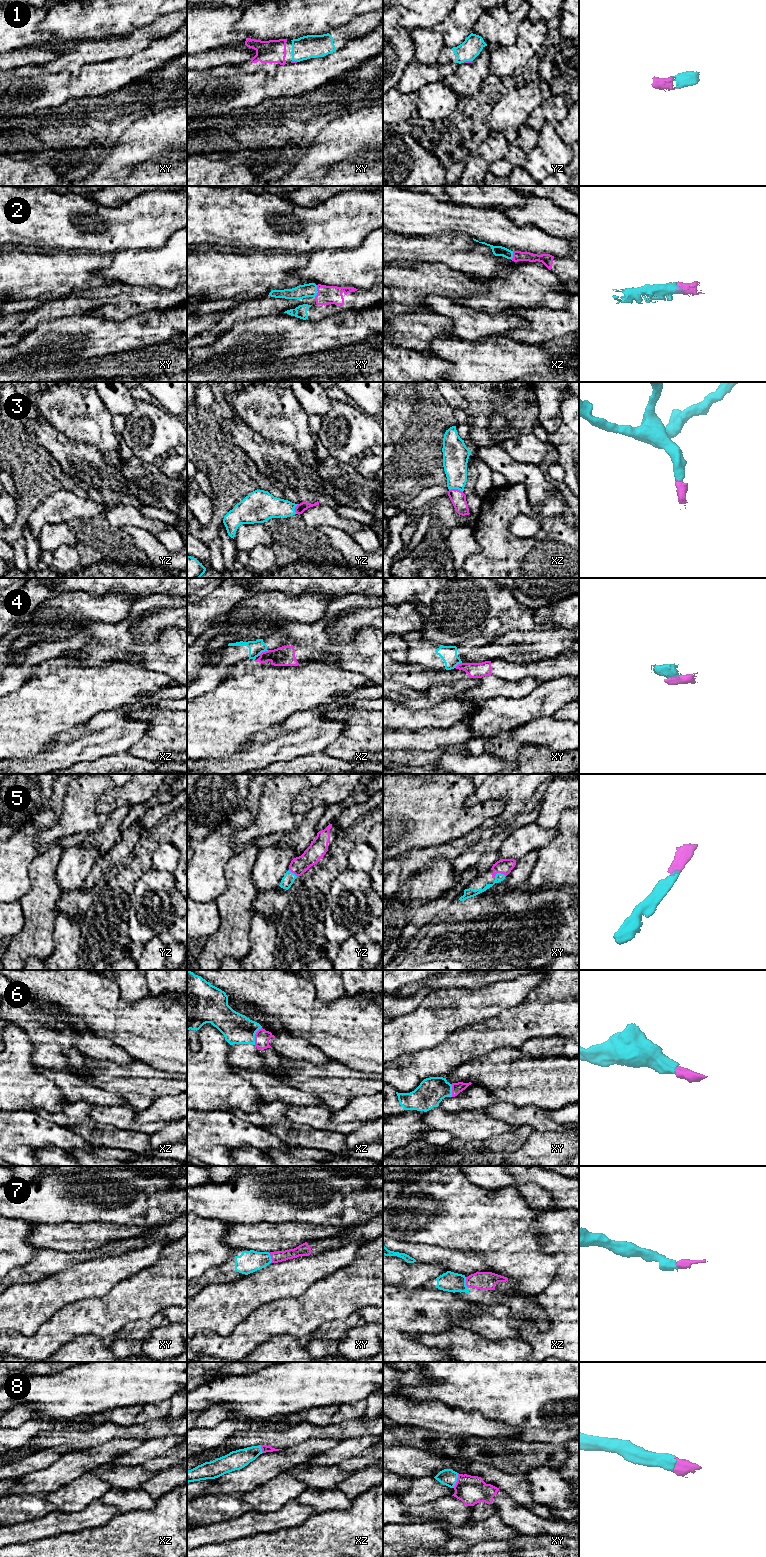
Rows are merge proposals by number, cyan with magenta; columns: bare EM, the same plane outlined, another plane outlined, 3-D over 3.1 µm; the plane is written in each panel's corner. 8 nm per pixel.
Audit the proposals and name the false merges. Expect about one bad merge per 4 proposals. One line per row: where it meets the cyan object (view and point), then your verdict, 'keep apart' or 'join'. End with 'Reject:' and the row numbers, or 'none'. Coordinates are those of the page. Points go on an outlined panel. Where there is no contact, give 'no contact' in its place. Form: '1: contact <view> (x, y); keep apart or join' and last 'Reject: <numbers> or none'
1: contact yz (467, 60); join
2: contact xy (317, 291); join
3: contact xz (456, 488); join
4: contact xz (263, 651); keep apart
5: contact xy (500, 873); join
6: contact xz (254, 1036); join
7: contact xy (270, 1258); join
8: contact xy (456, 1480); join
Reject: 4

